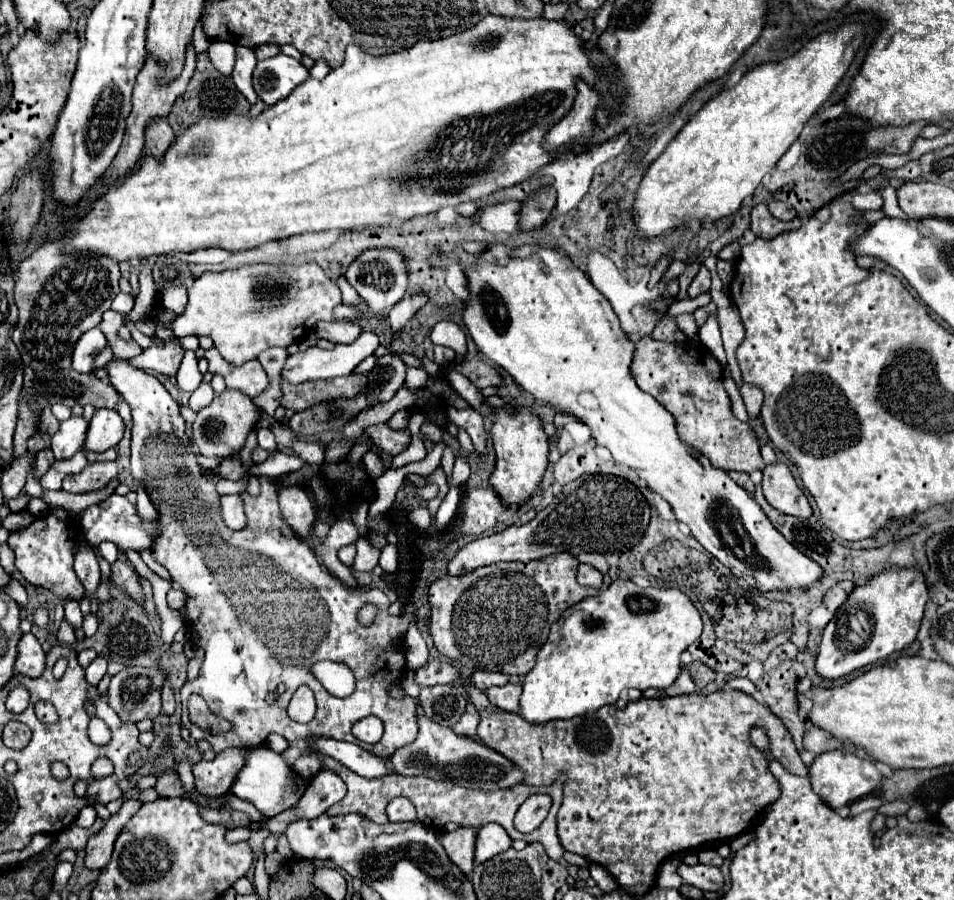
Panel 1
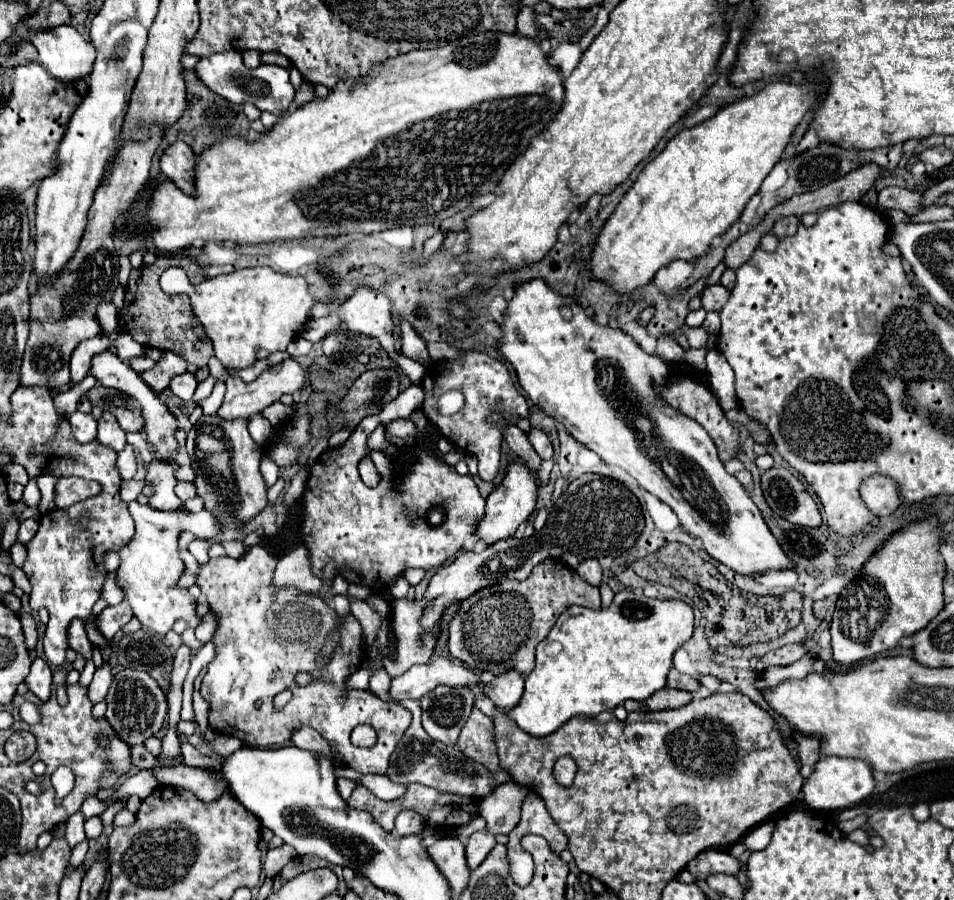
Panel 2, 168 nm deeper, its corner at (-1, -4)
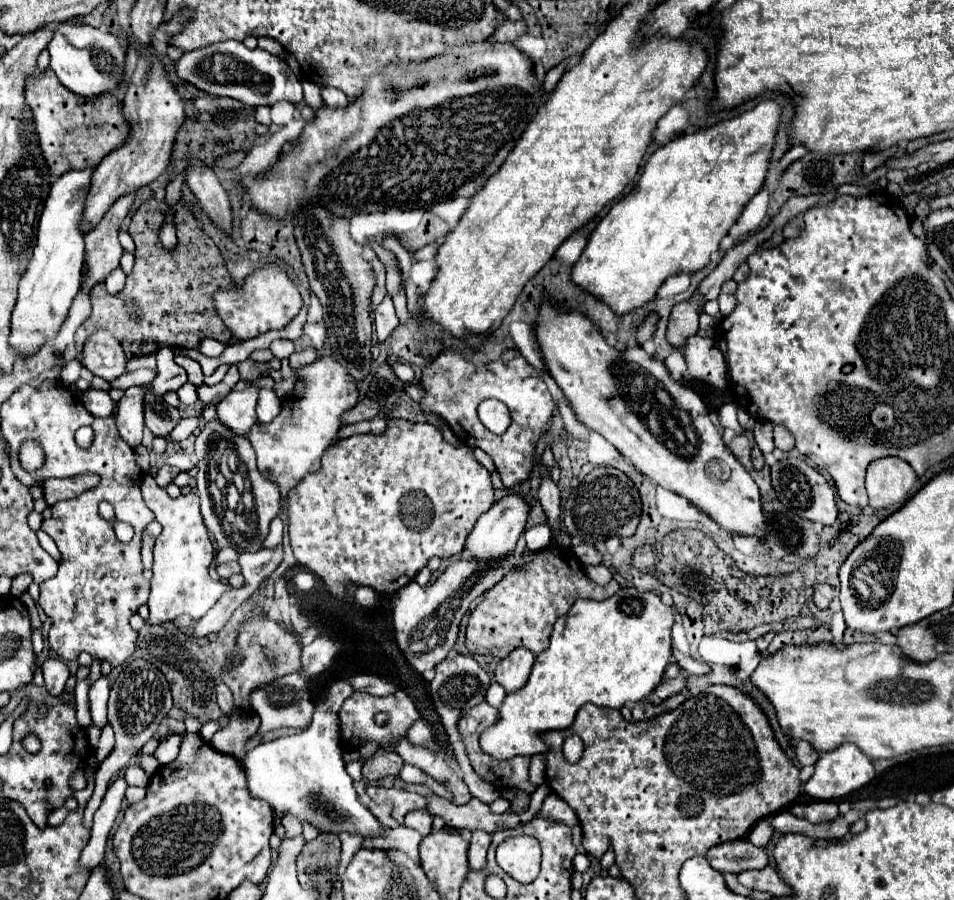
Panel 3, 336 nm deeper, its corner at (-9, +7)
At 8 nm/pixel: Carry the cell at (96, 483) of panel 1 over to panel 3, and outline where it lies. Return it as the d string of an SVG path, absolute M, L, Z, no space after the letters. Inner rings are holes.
M82 473L82 475L74 475L74 477L66 477L66 479L48 479L44 483L44 499L48 503L48 507L52 507L58 501L64 499L74 499L78 495L82 495L88 489L94 489L100 483L98 475L94 473Z

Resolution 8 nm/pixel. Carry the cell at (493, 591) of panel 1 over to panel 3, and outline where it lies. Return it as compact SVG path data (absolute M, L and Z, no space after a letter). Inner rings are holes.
M548 545L536 551L524 569L510 571L500 583L486 591L484 601L470 613L466 627L466 647L472 655L494 655L498 659L504 659L516 647L528 647L534 655L540 655L540 651L548 647L548 637L556 619L568 613L576 599L600 601L612 597L618 589L620 585L616 579L604 587L590 581L570 547L560 549L556 545ZM486 601L490 607L486 607Z

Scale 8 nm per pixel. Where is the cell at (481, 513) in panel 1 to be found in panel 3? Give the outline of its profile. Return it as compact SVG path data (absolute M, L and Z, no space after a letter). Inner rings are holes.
M392 419L388 429L382 435L372 435L372 433L352 435L352 437L340 441L338 445L334 445L332 449L328 449L324 453L322 471L304 477L304 481L300 481L300 485L296 485L292 489L292 493L288 495L288 511L290 511L288 535L290 535L292 551L294 551L294 557L298 559L298 563L308 567L314 575L318 575L324 581L326 591L330 595L334 595L340 601L354 603L354 597L348 595L348 585L370 587L378 593L390 593L392 595L392 593L398 593L404 585L408 585L418 575L418 571L428 565L428 561L432 557L448 559L448 557L454 557L454 555L462 553L466 535L472 531L476 519L482 513L486 513L492 505L494 505L494 487L492 487L492 481L490 481L490 473L474 459L470 447L466 447L466 445L454 447L454 445L447 443L442 439L442 433L436 425L412 423L412 421L404 421L404 419Z

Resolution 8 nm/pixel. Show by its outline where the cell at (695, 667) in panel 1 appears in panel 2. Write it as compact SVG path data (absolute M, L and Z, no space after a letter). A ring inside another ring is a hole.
M672 668L668 672L668 688L678 688L678 690L688 690L688 692L696 692L700 688L700 682L696 676L690 674L682 674L676 668Z

